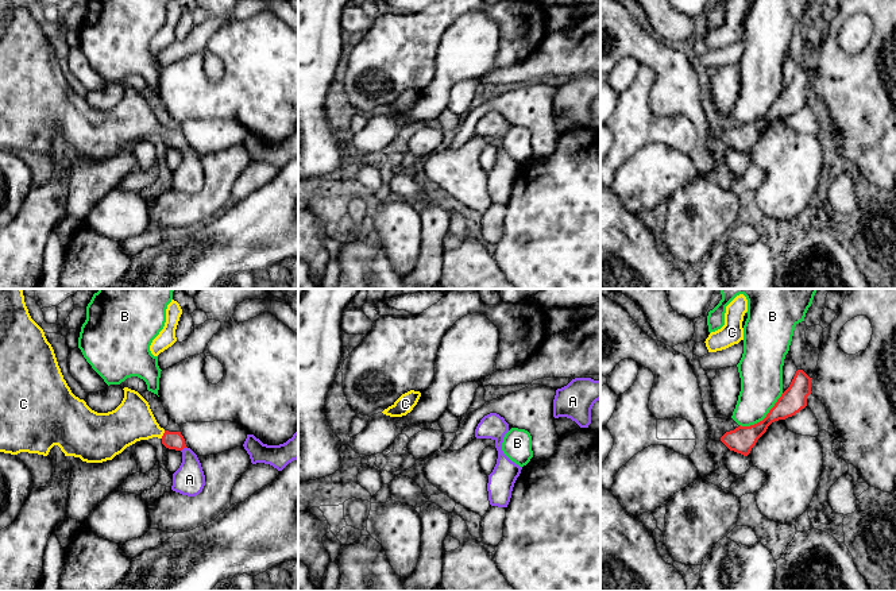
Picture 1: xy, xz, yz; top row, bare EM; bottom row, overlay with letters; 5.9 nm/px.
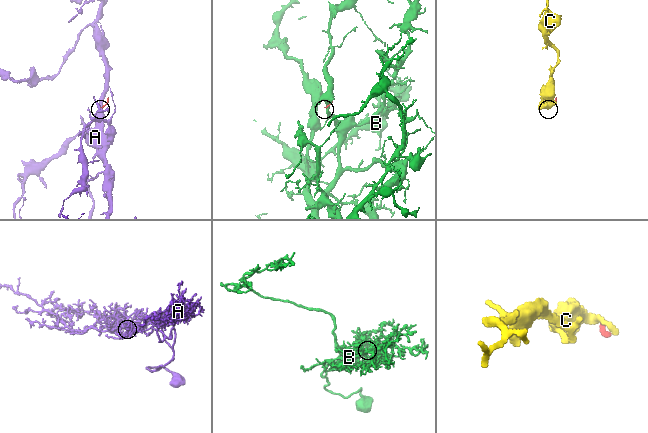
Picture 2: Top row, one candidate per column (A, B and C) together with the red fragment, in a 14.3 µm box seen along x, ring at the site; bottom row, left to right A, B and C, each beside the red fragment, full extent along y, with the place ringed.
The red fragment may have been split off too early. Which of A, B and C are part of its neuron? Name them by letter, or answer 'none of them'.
A, C

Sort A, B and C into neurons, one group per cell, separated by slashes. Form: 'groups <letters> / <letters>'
groups A C / B

